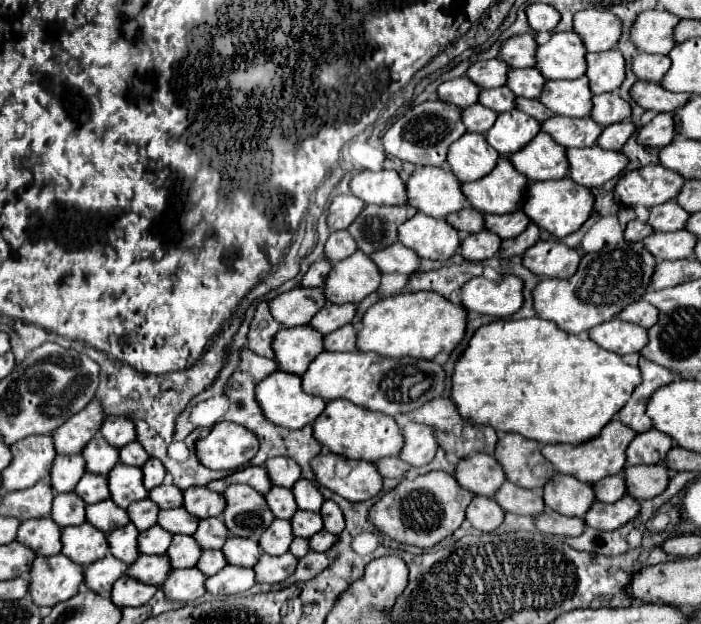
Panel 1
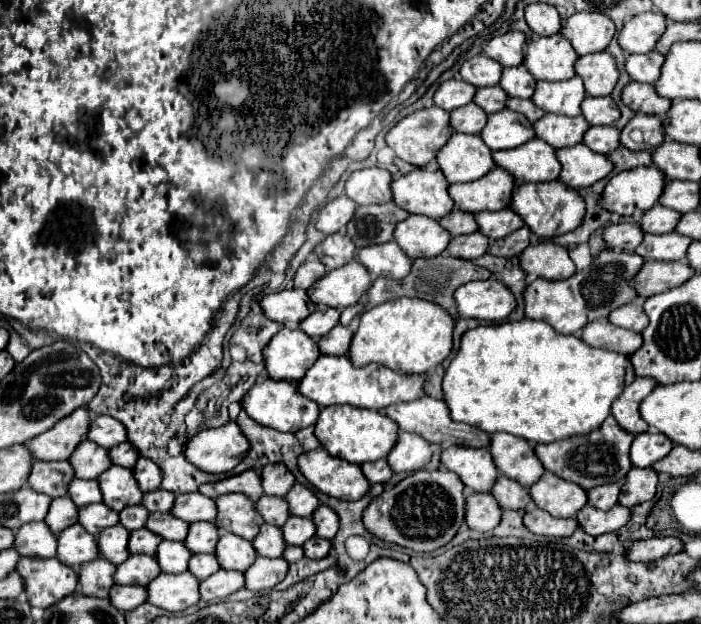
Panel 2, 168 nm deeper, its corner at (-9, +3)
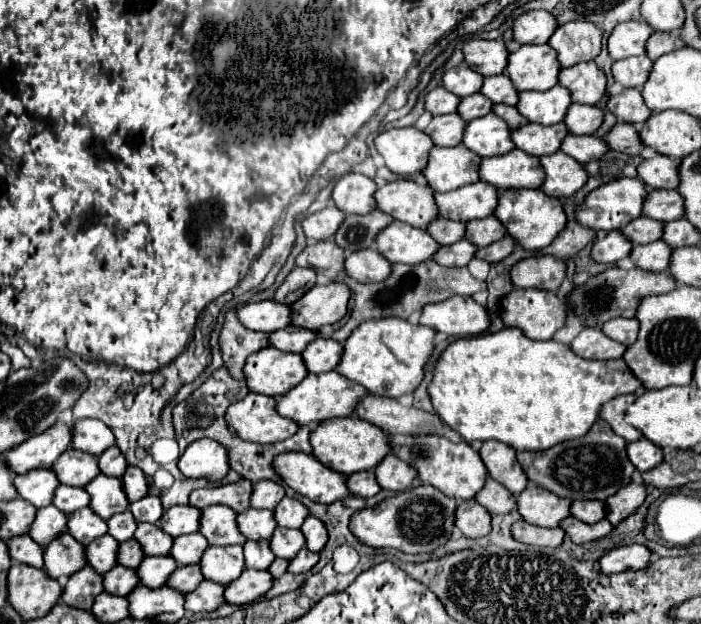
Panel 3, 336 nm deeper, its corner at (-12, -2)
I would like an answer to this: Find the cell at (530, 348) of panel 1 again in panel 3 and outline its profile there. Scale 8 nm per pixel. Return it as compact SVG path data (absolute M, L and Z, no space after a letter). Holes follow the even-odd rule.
M506 327L498 333L458 339L448 345L438 359L428 393L434 411L468 441L498 439L516 451L546 451L562 441L584 437L590 431L590 425L598 419L606 401L624 393L634 393L640 389L640 385L642 383L634 377L634 373L630 373L622 359L582 359L570 349L570 345L558 341L534 341L520 329Z

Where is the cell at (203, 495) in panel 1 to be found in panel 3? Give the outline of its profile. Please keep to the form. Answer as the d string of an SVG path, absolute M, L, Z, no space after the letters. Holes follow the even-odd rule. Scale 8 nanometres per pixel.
M174 505L164 511L158 525L168 535L180 537L198 531L198 517L202 517L202 509L192 509L192 505Z

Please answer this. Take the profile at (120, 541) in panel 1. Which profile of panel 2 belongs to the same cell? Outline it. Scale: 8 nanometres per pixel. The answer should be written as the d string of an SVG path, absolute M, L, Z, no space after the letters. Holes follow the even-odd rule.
M119 526L105 528L97 538L101 558L109 560L115 566L119 566L123 560L127 560L127 556L129 556L127 536L129 536L129 532L123 532L123 528L119 528Z

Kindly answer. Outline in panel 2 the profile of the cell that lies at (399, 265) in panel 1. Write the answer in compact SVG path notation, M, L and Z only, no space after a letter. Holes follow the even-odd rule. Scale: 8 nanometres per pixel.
M393 240L385 242L385 244L365 246L359 250L357 258L373 276L399 280L399 278L407 276L407 272L411 270L411 260L407 260L407 256L403 256L401 248Z

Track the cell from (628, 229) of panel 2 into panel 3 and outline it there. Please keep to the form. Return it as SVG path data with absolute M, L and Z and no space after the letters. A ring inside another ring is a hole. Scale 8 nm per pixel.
M610 231L604 239L594 243L592 259L600 261L600 263L616 263L616 261L628 257L632 247L634 245L630 245L630 241L626 241L626 237L622 237L620 231Z

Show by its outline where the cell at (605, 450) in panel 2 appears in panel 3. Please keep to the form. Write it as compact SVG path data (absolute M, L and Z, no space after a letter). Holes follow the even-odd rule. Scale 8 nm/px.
M598 419L584 437L558 443L546 451L518 453L518 461L532 483L570 499L604 501L622 489L622 485L628 485L634 473L634 465L626 455L626 439L618 437L602 419Z

